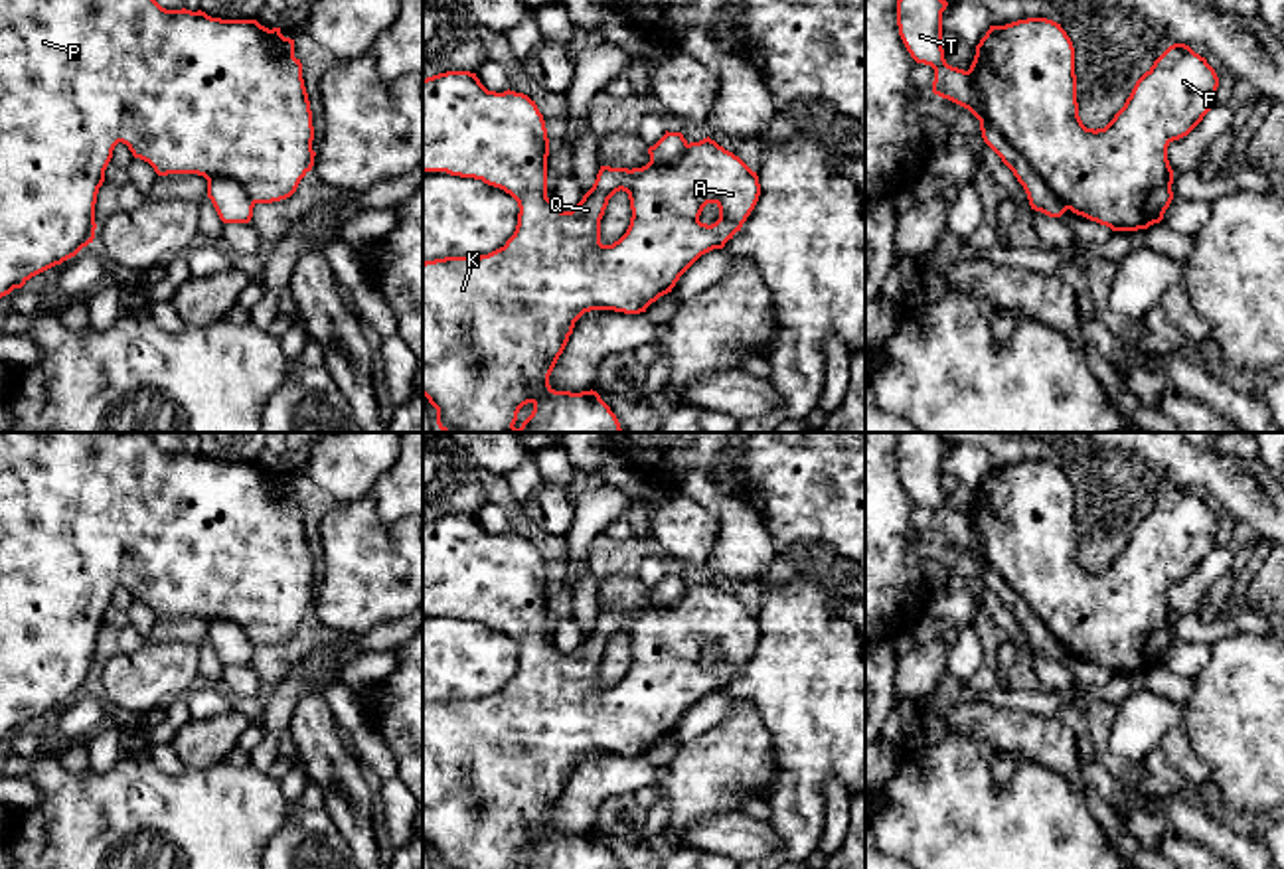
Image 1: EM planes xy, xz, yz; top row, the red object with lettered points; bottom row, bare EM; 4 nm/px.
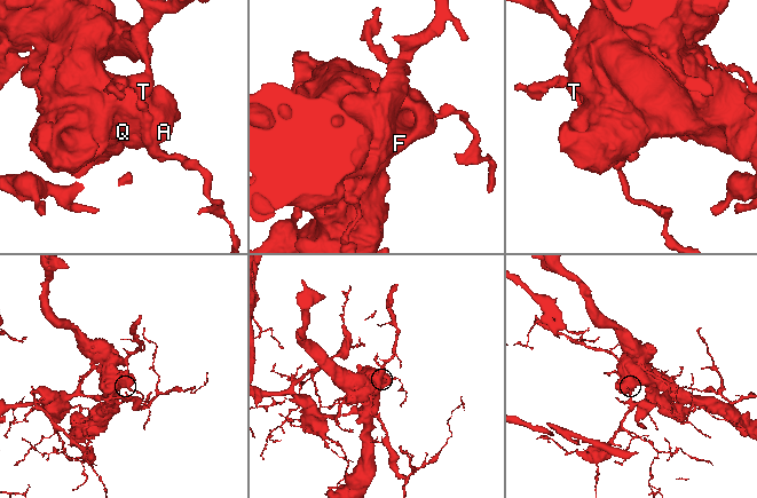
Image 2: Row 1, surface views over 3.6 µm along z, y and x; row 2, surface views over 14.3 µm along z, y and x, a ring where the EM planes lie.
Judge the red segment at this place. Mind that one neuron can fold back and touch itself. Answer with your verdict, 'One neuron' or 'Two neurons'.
Two neurons

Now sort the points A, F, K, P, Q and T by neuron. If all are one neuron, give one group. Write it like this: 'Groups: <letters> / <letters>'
Groups: A F K P Q / T

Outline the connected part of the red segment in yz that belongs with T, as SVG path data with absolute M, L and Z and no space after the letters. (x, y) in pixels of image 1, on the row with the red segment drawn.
M897 0L897 26L907 51L917 63L934 69L934 95L968 109L980 120L984 142L1023 186L1031 209L1061 217L1067 211L1063 201L1035 174L1021 152L986 118L982 97L970 73L946 63L942 49L942 12L946 6L946 0Z

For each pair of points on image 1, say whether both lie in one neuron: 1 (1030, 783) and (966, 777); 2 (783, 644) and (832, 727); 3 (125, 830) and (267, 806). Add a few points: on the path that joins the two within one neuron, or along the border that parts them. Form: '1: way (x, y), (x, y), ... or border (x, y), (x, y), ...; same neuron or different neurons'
1: way (1014, 798), (990, 800), (982, 792); same neuron
2: way (802, 664), (814, 688), (832, 708); same neuron
3: way (160, 828), (208, 828), (232, 814); same neuron

